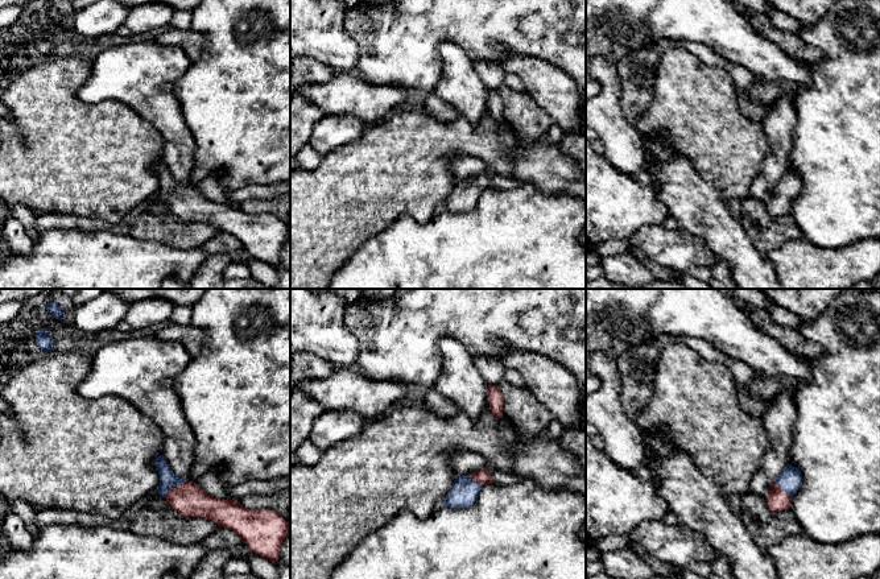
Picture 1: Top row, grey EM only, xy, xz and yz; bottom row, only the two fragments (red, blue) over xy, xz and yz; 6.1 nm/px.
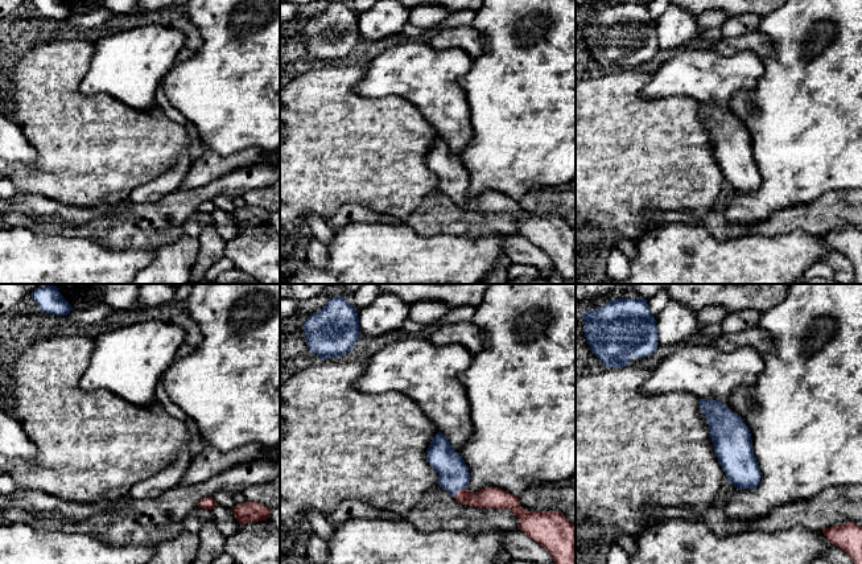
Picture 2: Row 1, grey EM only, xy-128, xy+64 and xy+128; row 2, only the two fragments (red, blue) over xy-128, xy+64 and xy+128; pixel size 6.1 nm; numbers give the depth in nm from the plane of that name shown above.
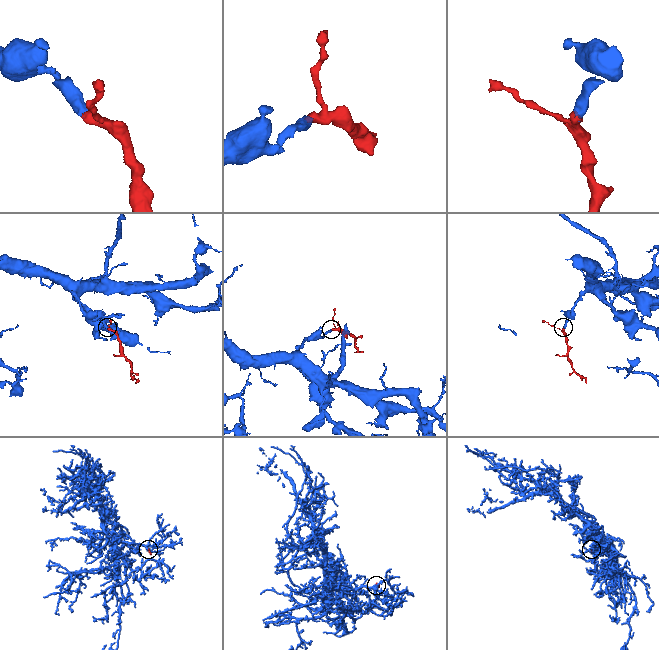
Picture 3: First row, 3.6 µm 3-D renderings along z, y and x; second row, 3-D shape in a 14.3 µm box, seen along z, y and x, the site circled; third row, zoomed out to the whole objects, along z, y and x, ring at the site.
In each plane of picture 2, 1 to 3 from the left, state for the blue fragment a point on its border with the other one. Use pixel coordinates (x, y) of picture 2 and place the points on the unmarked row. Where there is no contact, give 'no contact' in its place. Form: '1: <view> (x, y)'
1: no contact
2: xy+64 (460, 194)
3: no contact

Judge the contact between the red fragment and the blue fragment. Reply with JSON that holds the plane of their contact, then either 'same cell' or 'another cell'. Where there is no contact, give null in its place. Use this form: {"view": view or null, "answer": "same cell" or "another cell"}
{"view": "xy", "answer": "same cell"}

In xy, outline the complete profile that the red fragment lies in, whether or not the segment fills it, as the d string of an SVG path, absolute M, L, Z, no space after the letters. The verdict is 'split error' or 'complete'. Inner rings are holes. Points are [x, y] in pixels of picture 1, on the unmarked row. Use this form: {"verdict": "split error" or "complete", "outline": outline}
{"verdict": "split error", "outline": "M162 160L157 161L154 170L160 179L157 197L175 216L208 223L220 232L231 233L251 256L276 269L282 245L289 240L289 227L282 220L270 214L248 214L237 206L207 199L195 187L175 181Z"}

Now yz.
{"verdict": "split error", "outline": "M788 168L772 187L769 199L765 204L772 219L789 214L792 210L792 202L801 190L802 179L800 174Z"}

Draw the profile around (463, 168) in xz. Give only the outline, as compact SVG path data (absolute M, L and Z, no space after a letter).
M458 156L450 161L450 170L456 182L459 181L471 181L480 175L482 173L488 171L488 166L484 161L468 157Z

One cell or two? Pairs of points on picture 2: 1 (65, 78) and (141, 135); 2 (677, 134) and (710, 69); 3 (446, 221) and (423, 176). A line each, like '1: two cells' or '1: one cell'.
1: one cell
2: two cells
3: two cells

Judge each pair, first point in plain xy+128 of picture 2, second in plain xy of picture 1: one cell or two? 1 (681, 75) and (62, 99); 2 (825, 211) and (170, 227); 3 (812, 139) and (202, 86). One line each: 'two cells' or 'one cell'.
1: two cells
2: one cell
3: one cell

